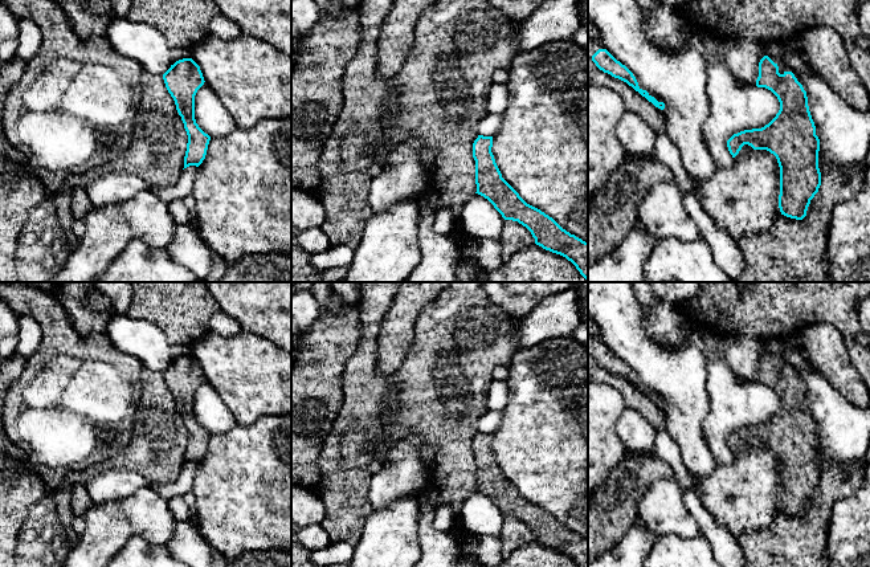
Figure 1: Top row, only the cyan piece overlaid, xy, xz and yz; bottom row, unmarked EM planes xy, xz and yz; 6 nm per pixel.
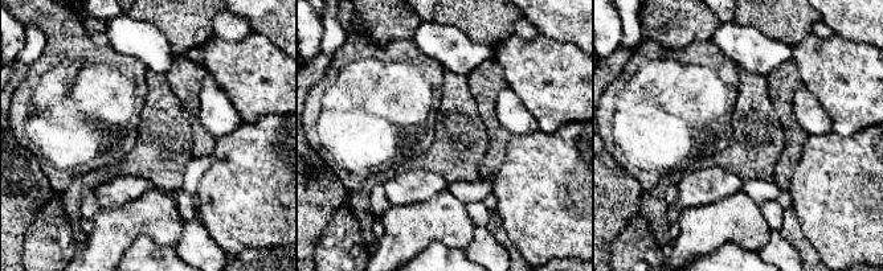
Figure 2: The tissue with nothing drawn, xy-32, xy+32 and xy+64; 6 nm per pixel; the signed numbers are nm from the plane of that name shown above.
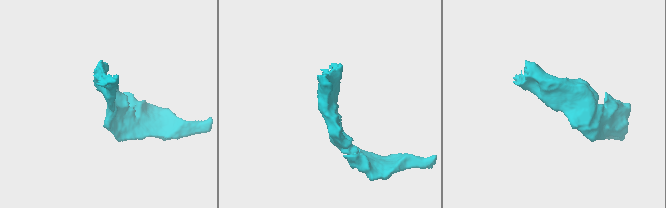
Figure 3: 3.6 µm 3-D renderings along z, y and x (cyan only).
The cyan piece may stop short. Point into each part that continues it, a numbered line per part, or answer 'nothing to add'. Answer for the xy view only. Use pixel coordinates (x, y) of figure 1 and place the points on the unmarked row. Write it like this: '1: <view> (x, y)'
nothing to add

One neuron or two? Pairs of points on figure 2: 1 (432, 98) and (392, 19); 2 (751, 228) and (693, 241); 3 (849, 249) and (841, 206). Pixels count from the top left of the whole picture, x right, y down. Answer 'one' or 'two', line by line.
1: two
2: one
3: one

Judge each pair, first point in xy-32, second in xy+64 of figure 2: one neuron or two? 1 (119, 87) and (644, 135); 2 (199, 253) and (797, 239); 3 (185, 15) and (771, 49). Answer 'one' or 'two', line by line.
1: one
2: two
3: two

